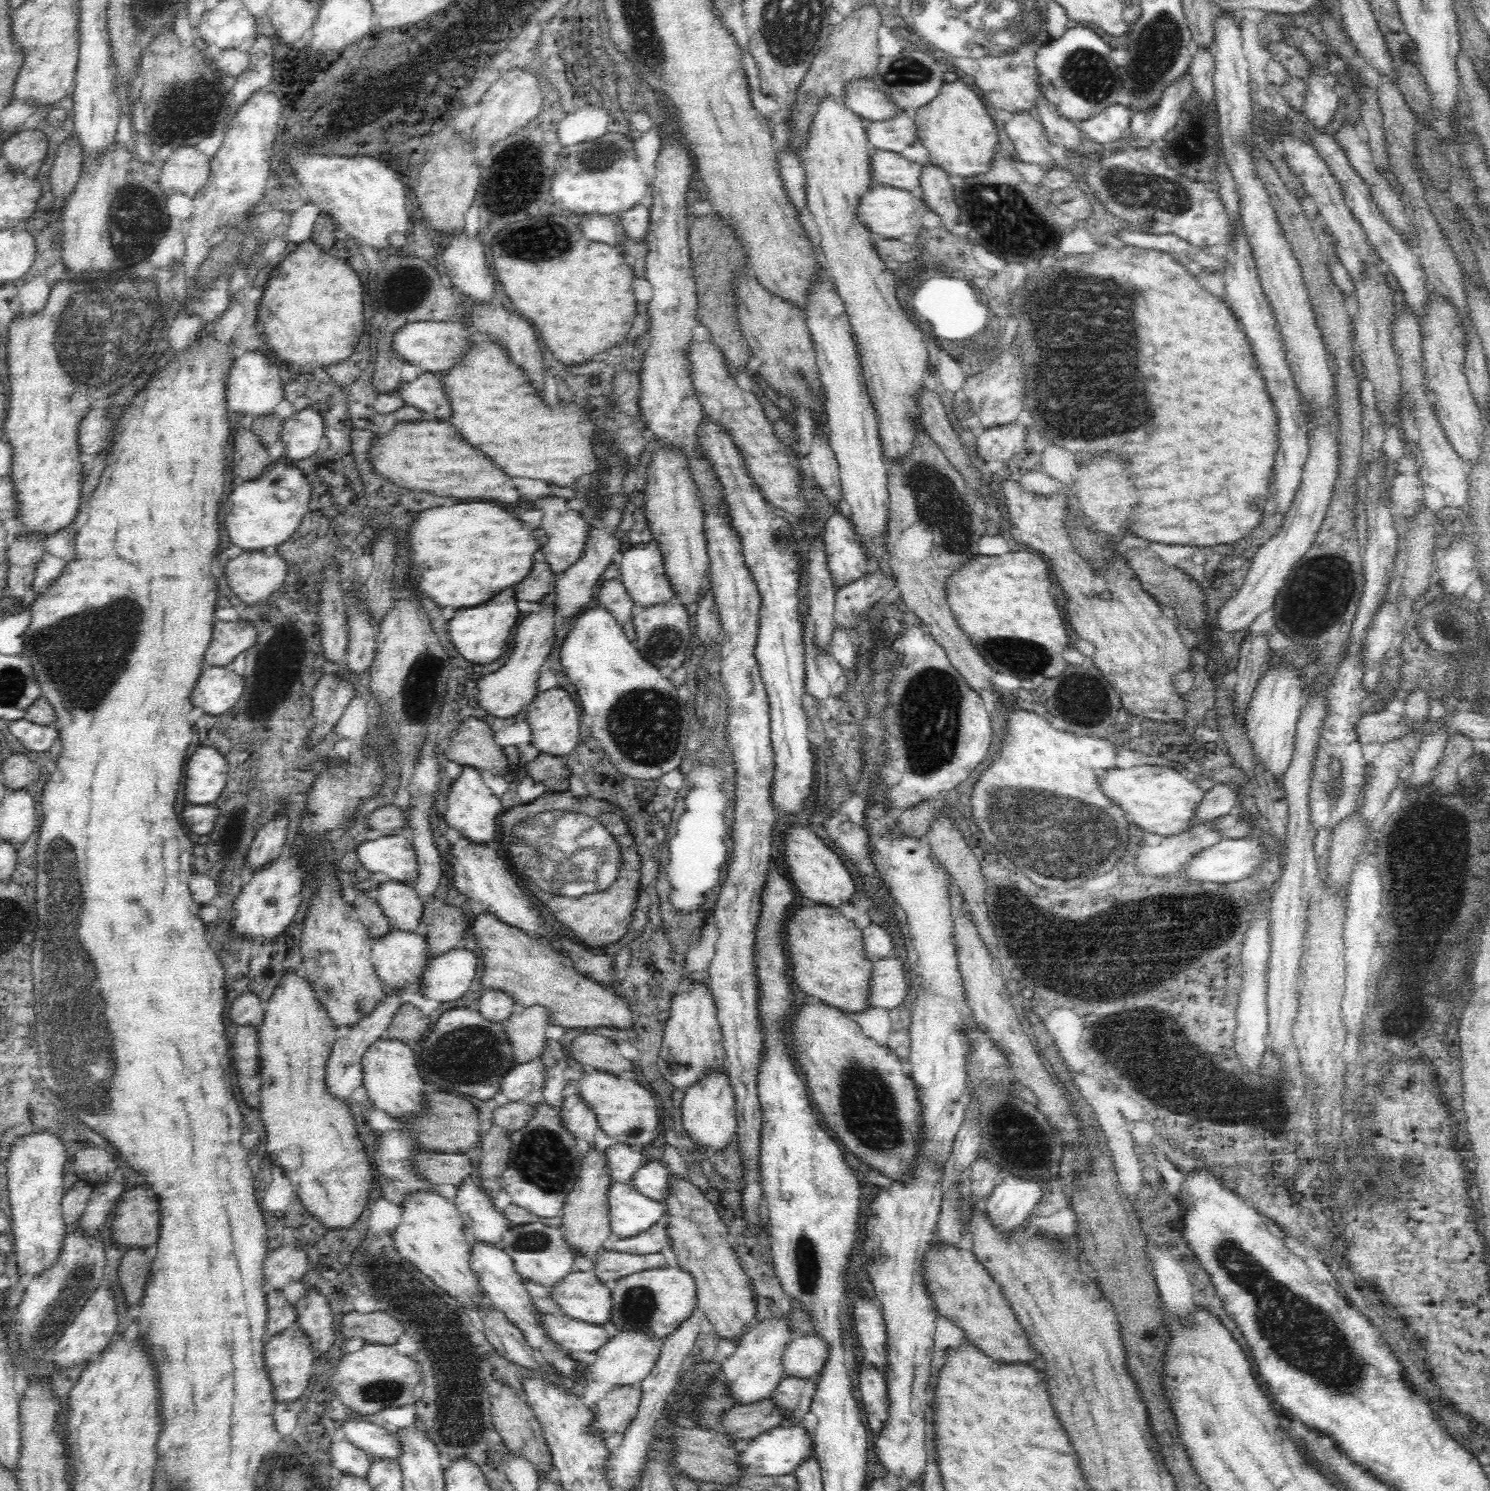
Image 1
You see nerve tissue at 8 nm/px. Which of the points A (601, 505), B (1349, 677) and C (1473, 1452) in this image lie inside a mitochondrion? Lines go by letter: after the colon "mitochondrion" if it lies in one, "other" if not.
A: other
B: other
C: other

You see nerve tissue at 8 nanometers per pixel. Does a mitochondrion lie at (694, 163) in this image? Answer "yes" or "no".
no

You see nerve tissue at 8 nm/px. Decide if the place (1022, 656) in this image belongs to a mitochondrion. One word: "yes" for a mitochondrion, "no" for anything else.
yes

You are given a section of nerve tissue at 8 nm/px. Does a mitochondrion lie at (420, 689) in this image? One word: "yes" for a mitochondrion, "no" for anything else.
yes

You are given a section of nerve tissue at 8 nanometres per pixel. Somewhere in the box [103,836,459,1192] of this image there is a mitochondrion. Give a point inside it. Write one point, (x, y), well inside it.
(327, 991)

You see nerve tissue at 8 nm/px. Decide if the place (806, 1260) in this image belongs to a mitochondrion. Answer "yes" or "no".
yes

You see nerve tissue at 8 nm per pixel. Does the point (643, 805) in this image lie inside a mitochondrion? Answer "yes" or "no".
no

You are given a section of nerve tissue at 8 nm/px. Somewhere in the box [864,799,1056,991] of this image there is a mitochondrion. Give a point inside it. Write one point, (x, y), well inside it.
(1015, 880)

